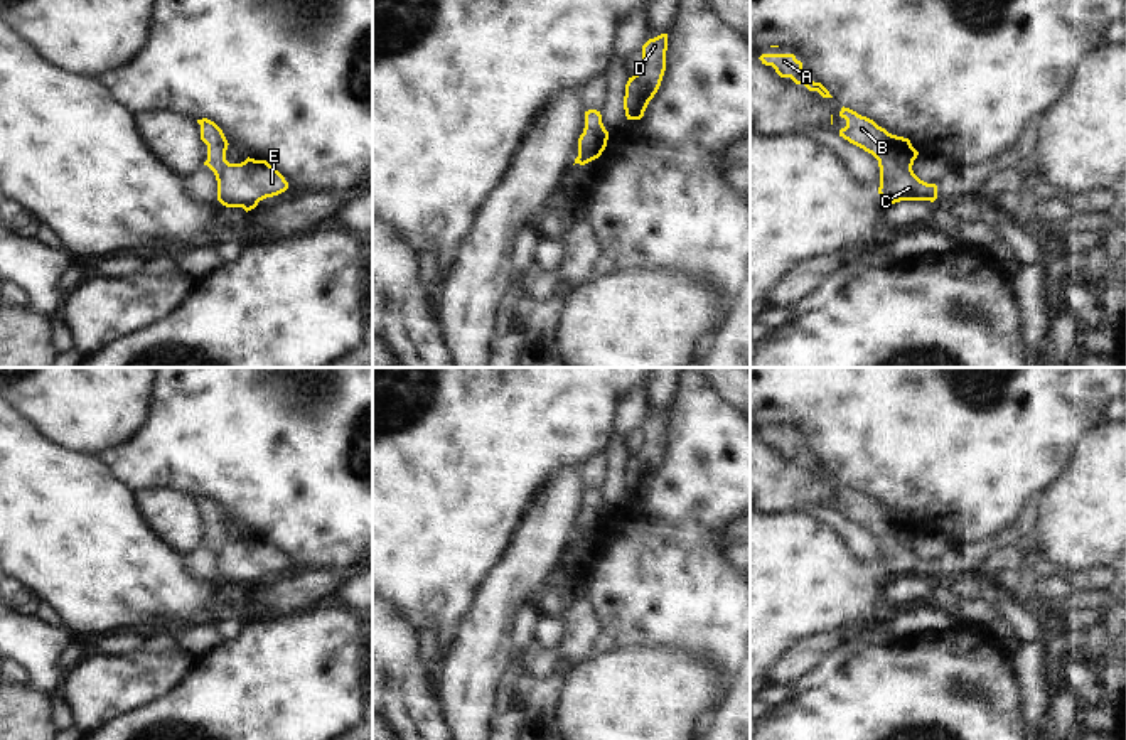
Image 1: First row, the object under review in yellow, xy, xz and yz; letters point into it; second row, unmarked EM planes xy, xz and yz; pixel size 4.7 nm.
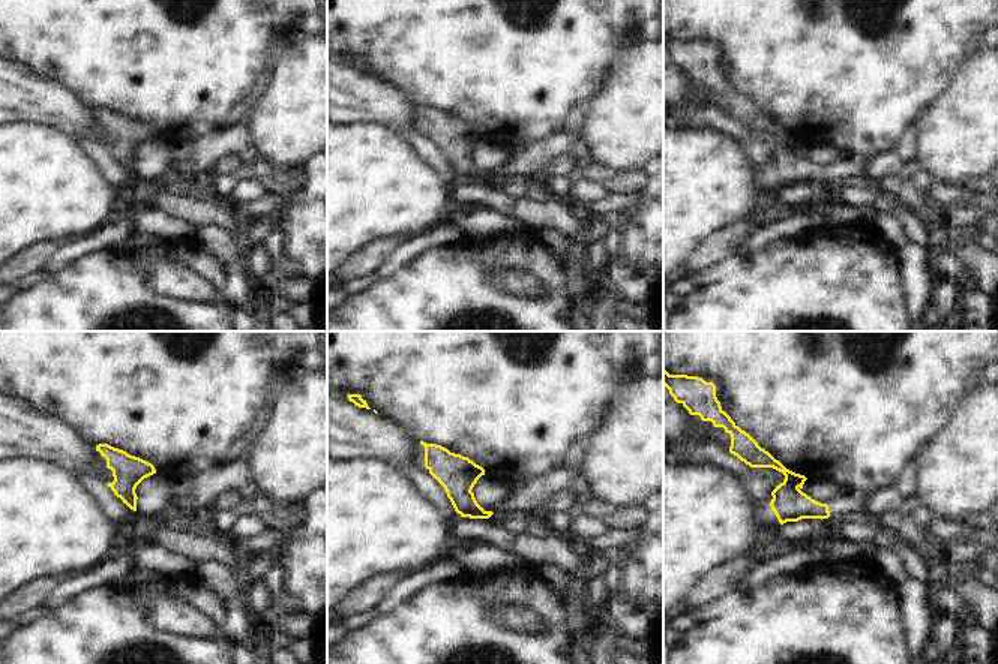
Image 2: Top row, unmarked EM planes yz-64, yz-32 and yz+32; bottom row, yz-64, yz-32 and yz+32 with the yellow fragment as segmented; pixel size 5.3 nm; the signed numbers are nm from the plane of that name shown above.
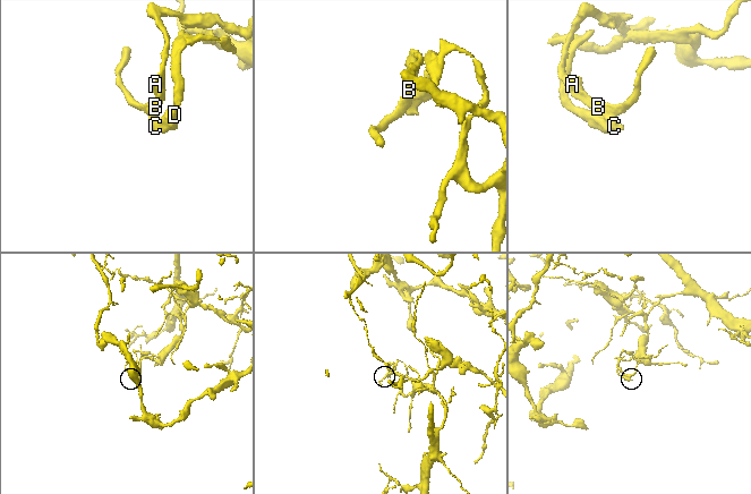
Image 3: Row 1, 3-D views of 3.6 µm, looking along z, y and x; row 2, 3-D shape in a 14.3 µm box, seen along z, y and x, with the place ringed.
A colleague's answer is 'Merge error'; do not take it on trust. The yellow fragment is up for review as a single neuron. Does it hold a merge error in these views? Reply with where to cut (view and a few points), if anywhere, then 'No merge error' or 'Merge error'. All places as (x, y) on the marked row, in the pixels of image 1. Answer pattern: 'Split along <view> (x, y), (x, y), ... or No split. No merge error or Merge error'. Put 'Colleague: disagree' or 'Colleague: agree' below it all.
No split. No merge error
Colleague: disagree

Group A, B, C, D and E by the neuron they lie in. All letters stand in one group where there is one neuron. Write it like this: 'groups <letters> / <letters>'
groups A B C D E

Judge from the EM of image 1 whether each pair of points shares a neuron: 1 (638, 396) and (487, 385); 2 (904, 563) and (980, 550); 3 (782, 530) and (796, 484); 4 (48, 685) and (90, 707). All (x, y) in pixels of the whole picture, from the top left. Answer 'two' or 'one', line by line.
1: two
2: one
3: two
4: two

